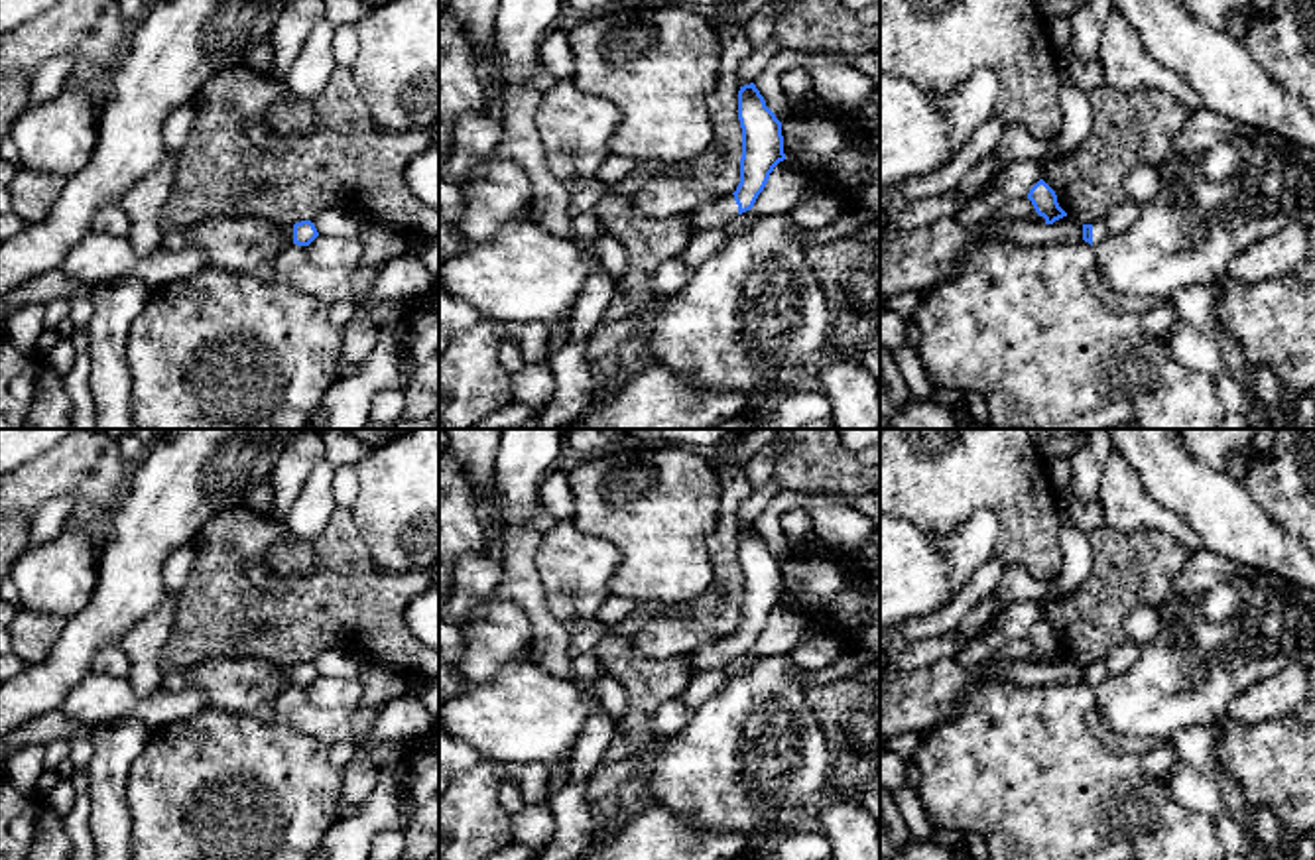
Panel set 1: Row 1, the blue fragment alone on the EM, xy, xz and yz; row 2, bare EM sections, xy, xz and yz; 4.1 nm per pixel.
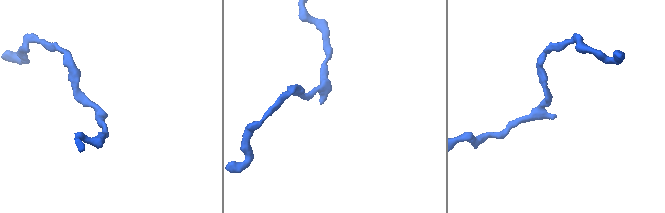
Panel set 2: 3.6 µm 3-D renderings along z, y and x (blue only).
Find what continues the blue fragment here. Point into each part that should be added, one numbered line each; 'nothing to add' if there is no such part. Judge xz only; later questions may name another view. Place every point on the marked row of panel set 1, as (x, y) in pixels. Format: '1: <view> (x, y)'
1: xz (711, 215)

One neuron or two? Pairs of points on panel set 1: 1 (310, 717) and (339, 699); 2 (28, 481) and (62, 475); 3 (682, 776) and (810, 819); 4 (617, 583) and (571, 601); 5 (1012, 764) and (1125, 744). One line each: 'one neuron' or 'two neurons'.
1: two neurons
2: one neuron
3: two neurons
4: two neurons
5: two neurons

